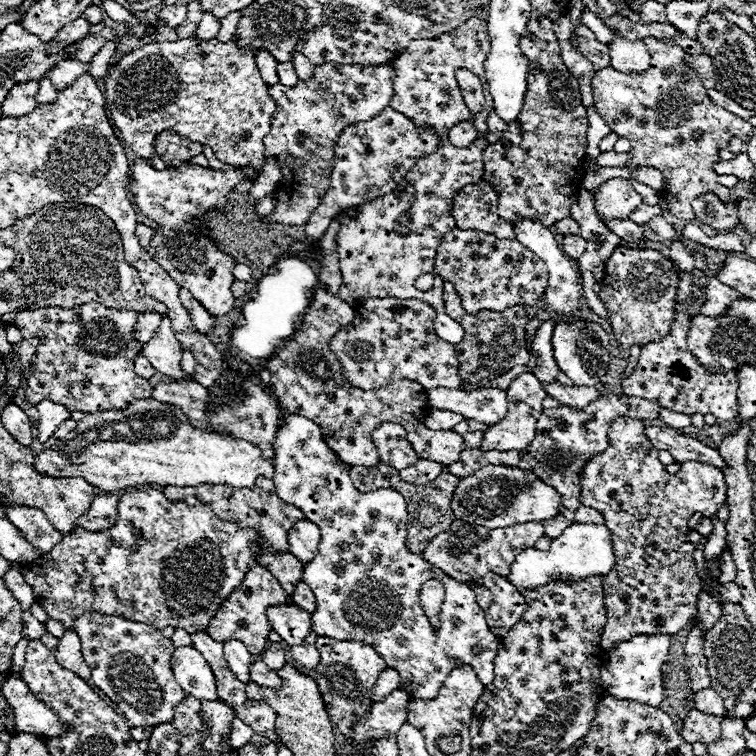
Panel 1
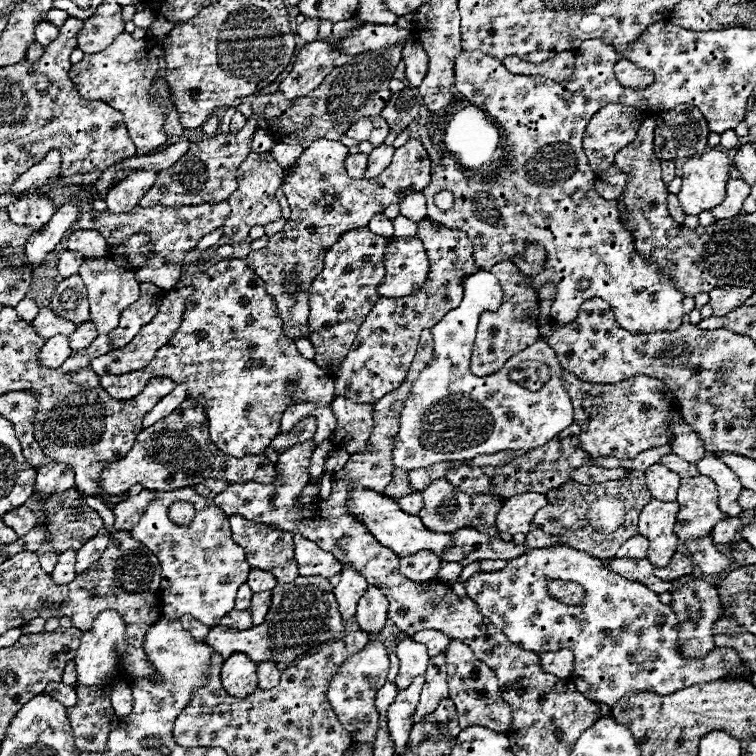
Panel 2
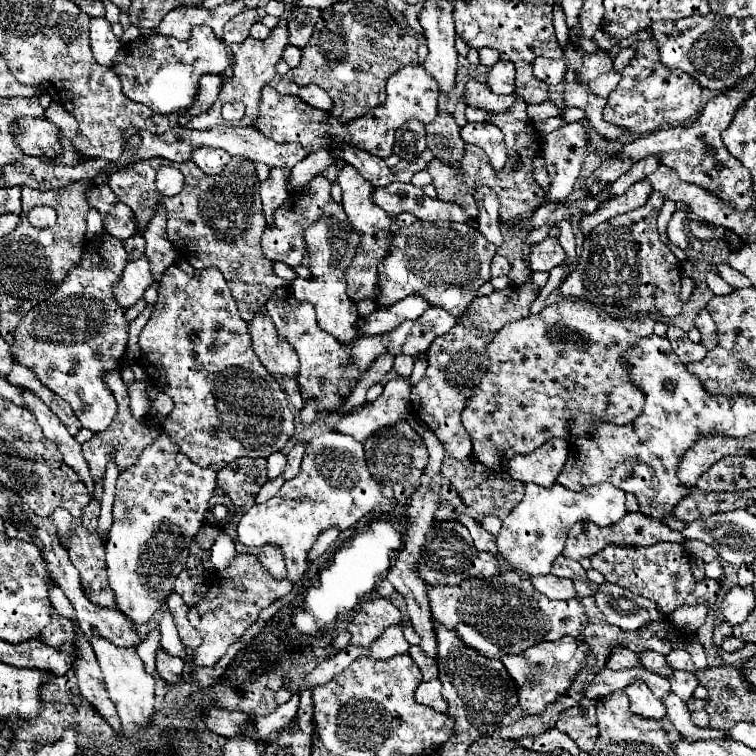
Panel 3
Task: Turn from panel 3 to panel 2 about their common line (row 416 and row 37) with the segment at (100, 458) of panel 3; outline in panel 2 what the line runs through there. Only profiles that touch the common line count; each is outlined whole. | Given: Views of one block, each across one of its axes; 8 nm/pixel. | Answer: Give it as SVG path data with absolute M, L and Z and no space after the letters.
M122 32L114 38L114 44L110 44L110 48L96 54L86 54L82 62L72 64L70 80L86 100L104 100L124 114L128 134L136 144L136 154L144 156L154 154L164 144L168 144L168 136L166 132L162 132L162 124L166 122L166 110L160 102L150 98L150 88L154 86L154 80L158 76L164 76L164 72L164 48L146 40L136 40L132 38L132 34Z

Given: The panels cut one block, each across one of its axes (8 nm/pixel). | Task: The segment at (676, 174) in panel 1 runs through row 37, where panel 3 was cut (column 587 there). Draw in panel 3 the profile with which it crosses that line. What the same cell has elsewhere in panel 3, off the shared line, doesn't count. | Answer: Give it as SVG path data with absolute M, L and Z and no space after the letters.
M566 636L566 638L560 638L558 642L536 644L520 654L502 656L502 662L504 662L508 674L514 678L514 682L518 686L520 706L528 714L542 714L546 704L550 704L558 694L562 694L570 686L572 676L584 666L586 652L588 652L588 648L582 640Z

